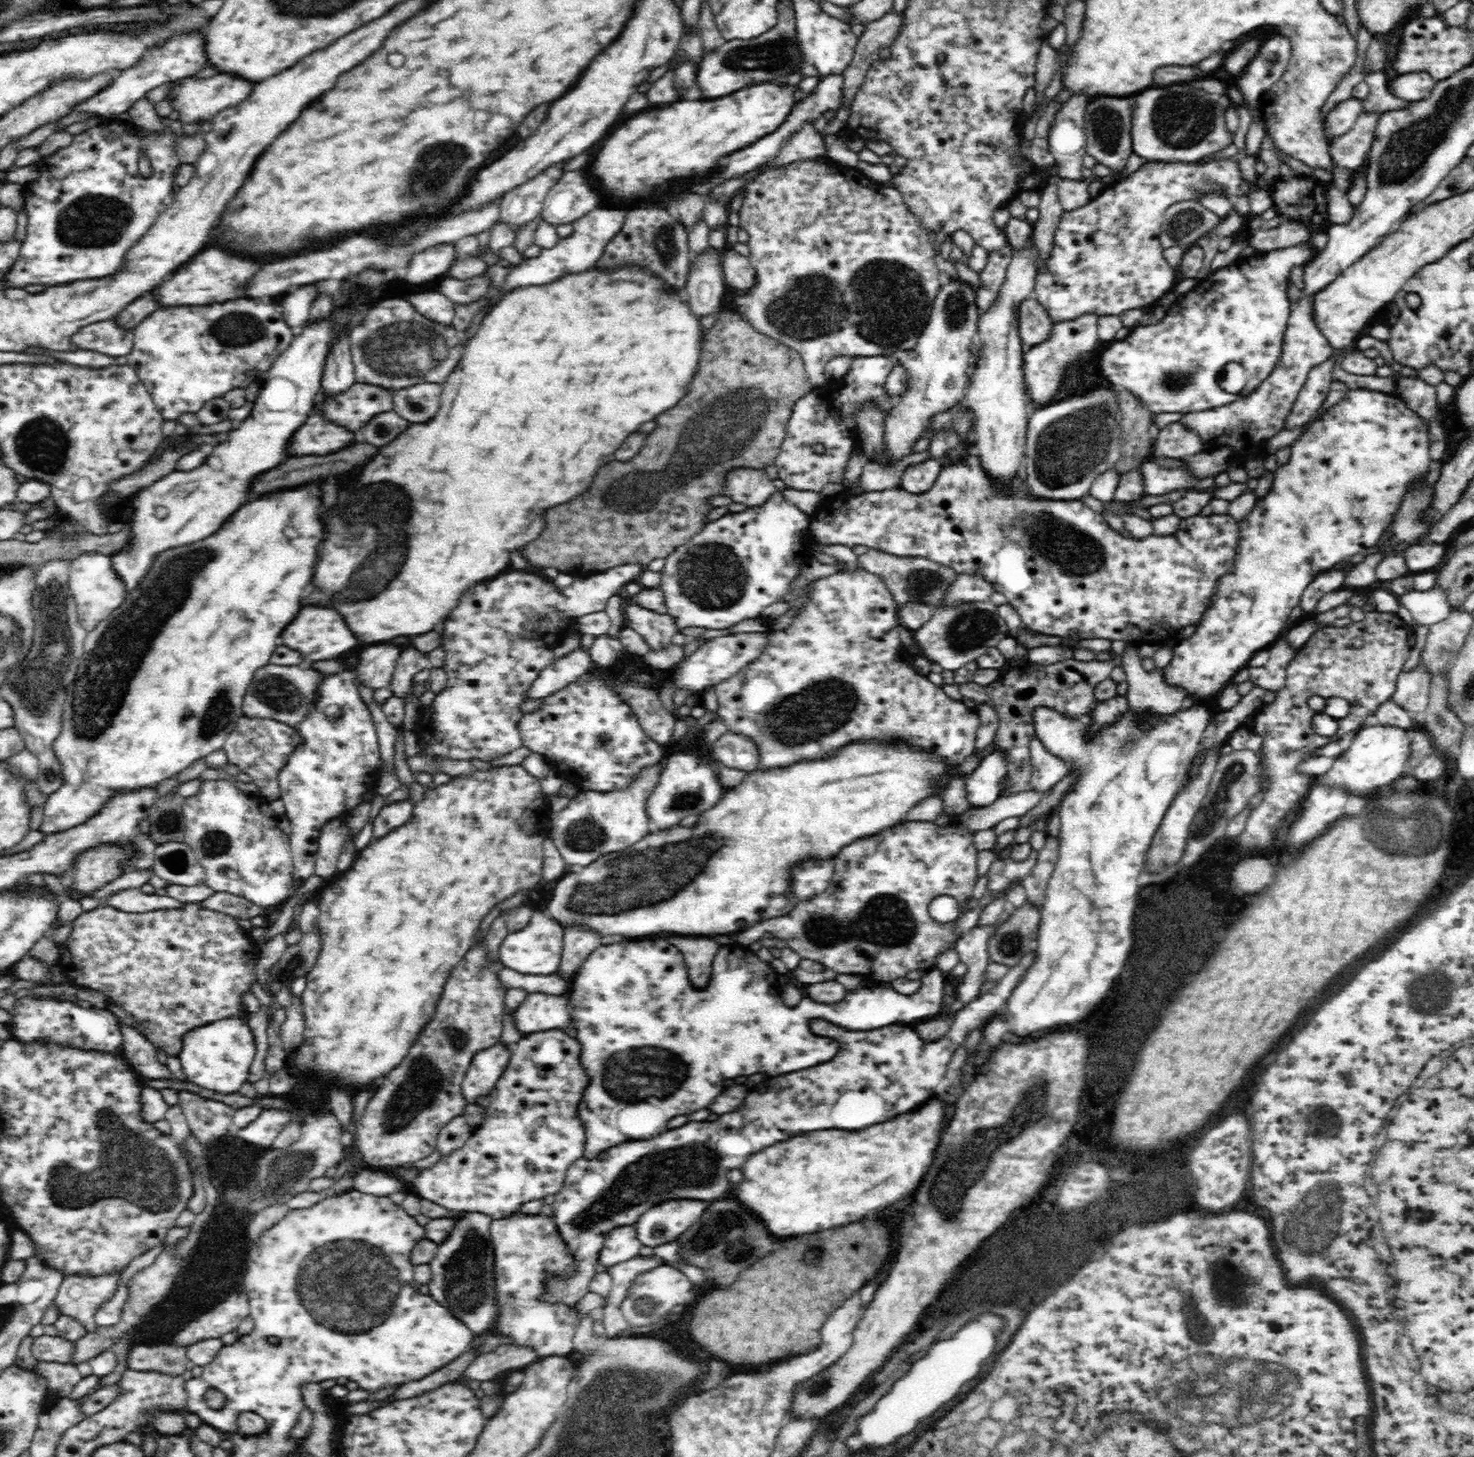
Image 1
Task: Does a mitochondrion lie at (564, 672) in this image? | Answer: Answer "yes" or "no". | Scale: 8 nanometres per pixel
no

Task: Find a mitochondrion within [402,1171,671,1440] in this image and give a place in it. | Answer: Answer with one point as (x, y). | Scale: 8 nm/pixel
(465, 1282)

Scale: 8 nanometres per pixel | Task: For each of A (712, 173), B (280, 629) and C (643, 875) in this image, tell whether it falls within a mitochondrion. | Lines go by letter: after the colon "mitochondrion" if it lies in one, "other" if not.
A: other
B: other
C: mitochondrion

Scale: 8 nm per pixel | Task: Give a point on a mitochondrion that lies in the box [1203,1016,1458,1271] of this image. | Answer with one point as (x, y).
(1318, 1223)

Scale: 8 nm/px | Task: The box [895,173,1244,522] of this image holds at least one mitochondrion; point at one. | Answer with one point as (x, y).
(1067, 449)

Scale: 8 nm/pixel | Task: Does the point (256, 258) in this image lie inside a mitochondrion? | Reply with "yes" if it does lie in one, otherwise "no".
no

